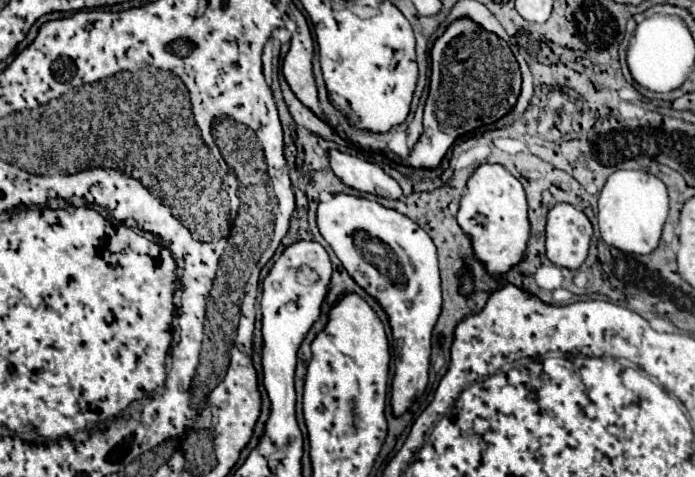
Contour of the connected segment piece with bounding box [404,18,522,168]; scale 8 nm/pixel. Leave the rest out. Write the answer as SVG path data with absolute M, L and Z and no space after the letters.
M470 18L454 20L446 32L436 38L430 50L430 64L432 76L424 106L424 132L404 160L404 164L414 168L436 168L460 134L502 118L514 106L522 82L518 62L508 42L486 32Z

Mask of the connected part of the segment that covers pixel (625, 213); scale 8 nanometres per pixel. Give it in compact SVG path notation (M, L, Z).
M618 170L614 172L598 200L598 226L604 242L610 246L632 252L632 254L650 254L658 242L668 216L668 192L660 178L644 170Z

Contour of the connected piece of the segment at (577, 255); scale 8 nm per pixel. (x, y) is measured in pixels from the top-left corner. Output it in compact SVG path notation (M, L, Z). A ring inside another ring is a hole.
M556 204L546 222L546 256L556 266L578 270L592 238L592 224L586 214L572 204Z

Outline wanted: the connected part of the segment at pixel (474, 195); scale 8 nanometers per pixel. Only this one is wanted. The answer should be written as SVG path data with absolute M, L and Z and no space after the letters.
M480 164L468 178L466 192L460 200L458 224L472 236L474 254L486 264L488 272L500 274L524 258L530 236L526 194L516 176L500 164Z

